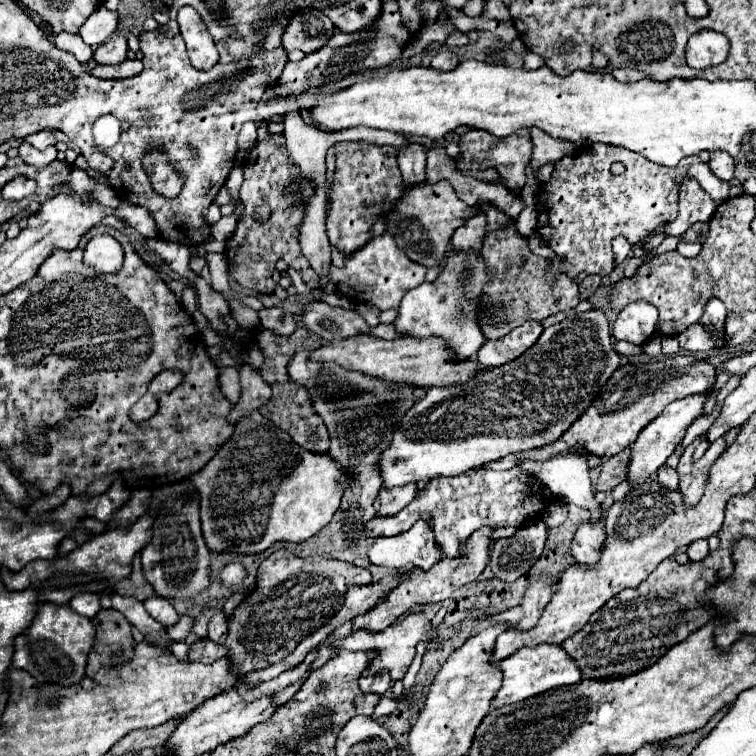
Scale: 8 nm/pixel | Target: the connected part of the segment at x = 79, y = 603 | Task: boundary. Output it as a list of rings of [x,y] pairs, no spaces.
[[[89,592],[77,594],[77,596],[69,602],[69,606],[71,606],[75,612],[79,612],[79,614],[83,614],[83,616],[87,616],[87,618],[97,616],[97,612],[101,610],[99,596],[97,596],[97,594],[89,594]]]

